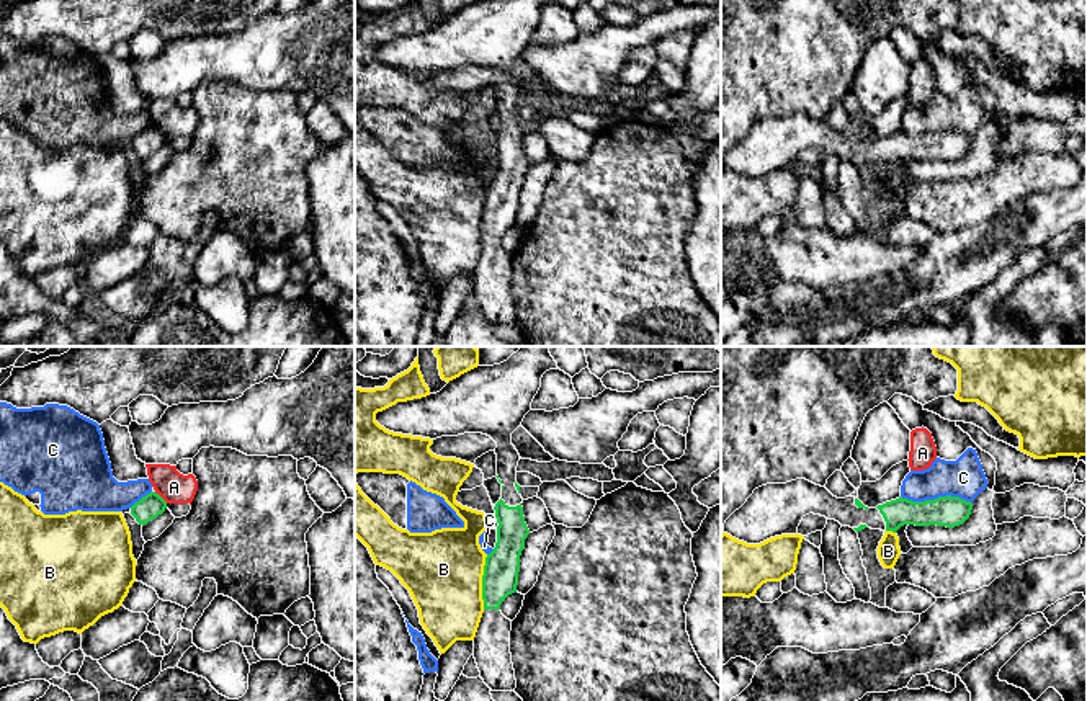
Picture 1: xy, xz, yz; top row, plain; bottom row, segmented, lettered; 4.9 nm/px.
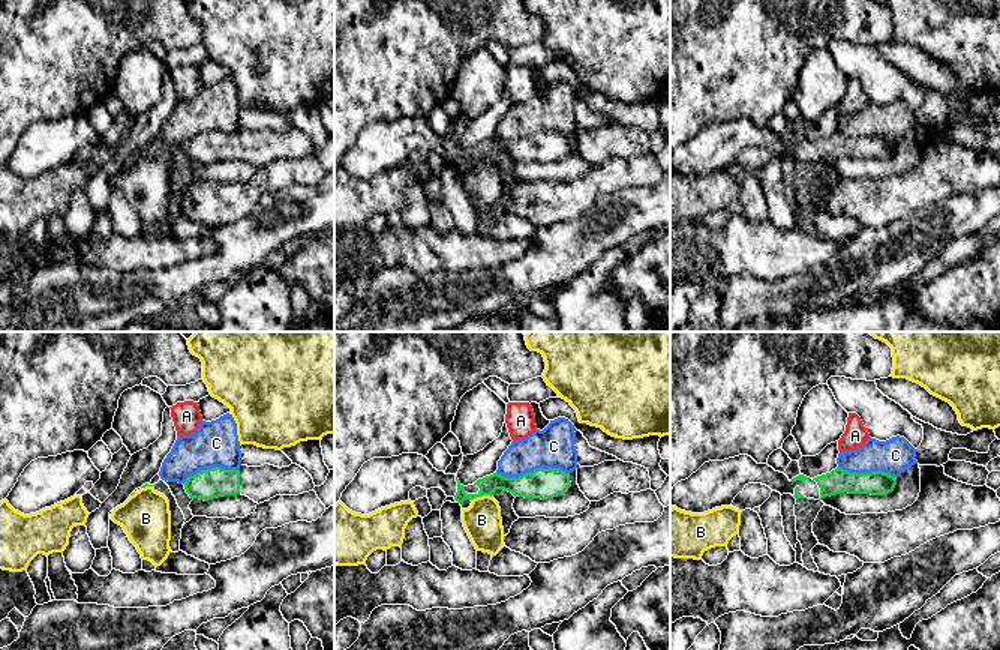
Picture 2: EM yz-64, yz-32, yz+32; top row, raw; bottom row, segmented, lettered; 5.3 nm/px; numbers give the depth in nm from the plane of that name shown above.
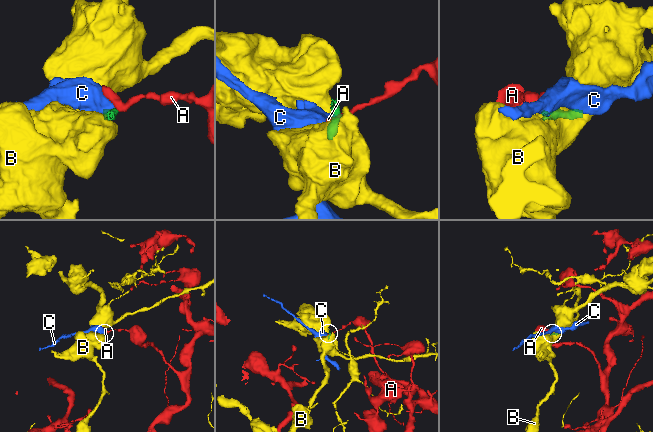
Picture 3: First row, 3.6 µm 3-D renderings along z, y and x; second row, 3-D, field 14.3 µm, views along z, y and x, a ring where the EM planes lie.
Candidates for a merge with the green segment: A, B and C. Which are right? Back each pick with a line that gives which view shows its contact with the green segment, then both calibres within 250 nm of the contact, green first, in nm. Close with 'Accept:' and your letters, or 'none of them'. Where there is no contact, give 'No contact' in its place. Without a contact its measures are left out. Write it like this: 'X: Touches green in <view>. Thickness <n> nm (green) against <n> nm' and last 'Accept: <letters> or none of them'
Accept: none of them

